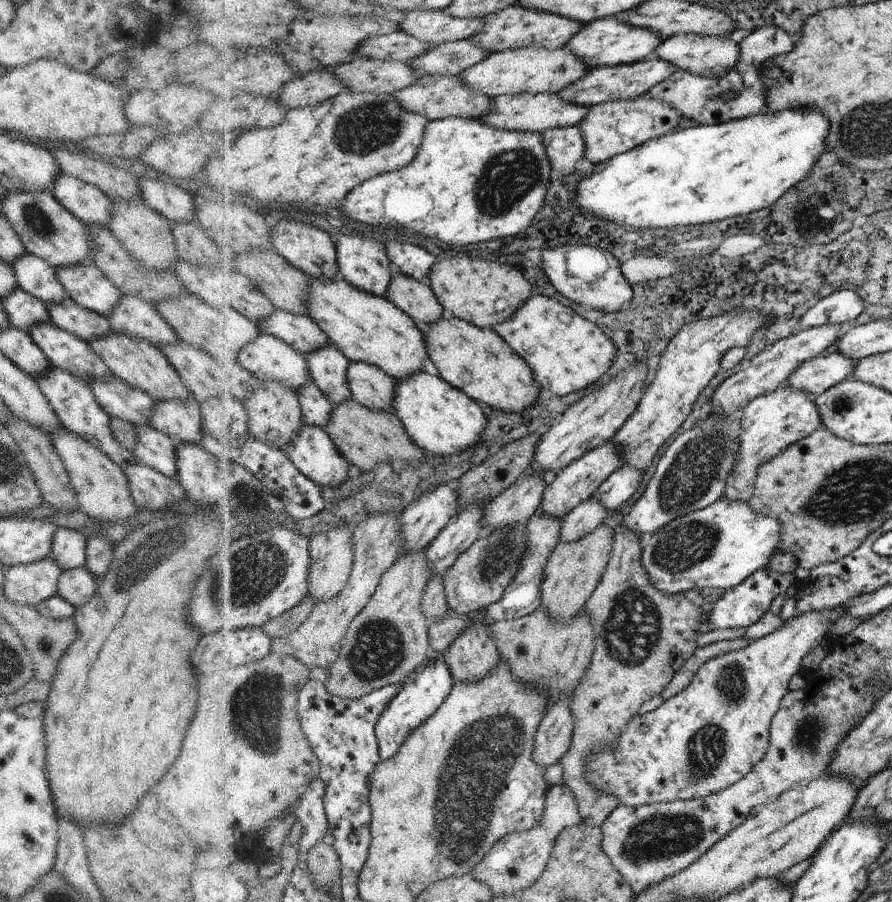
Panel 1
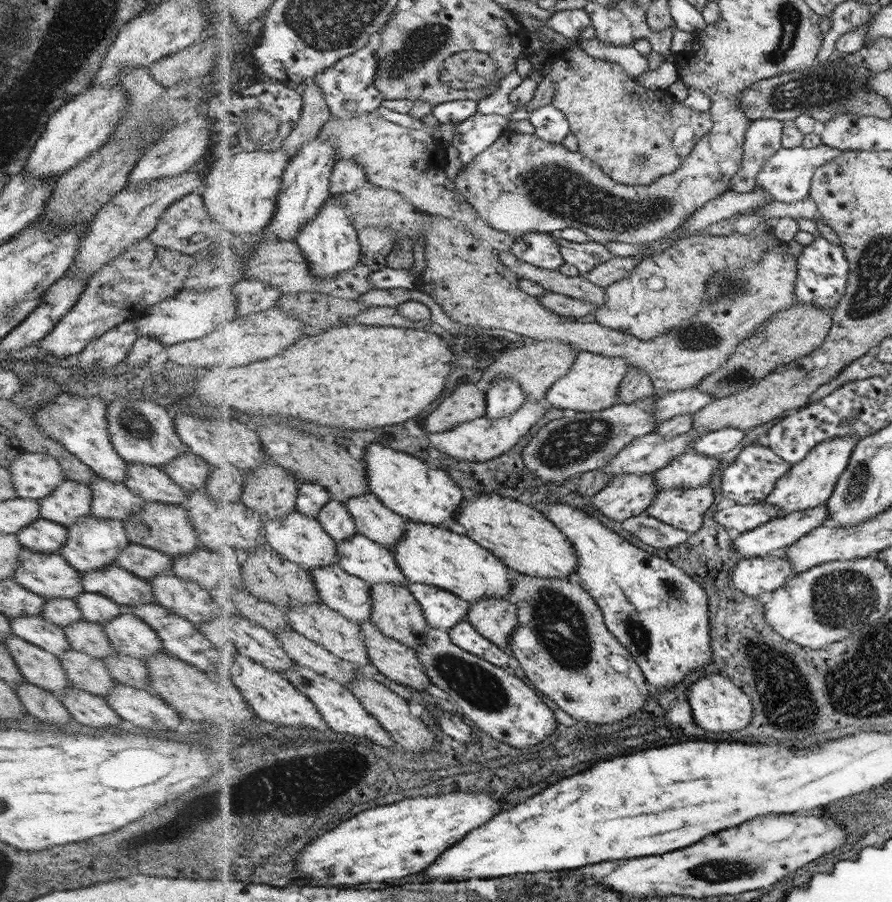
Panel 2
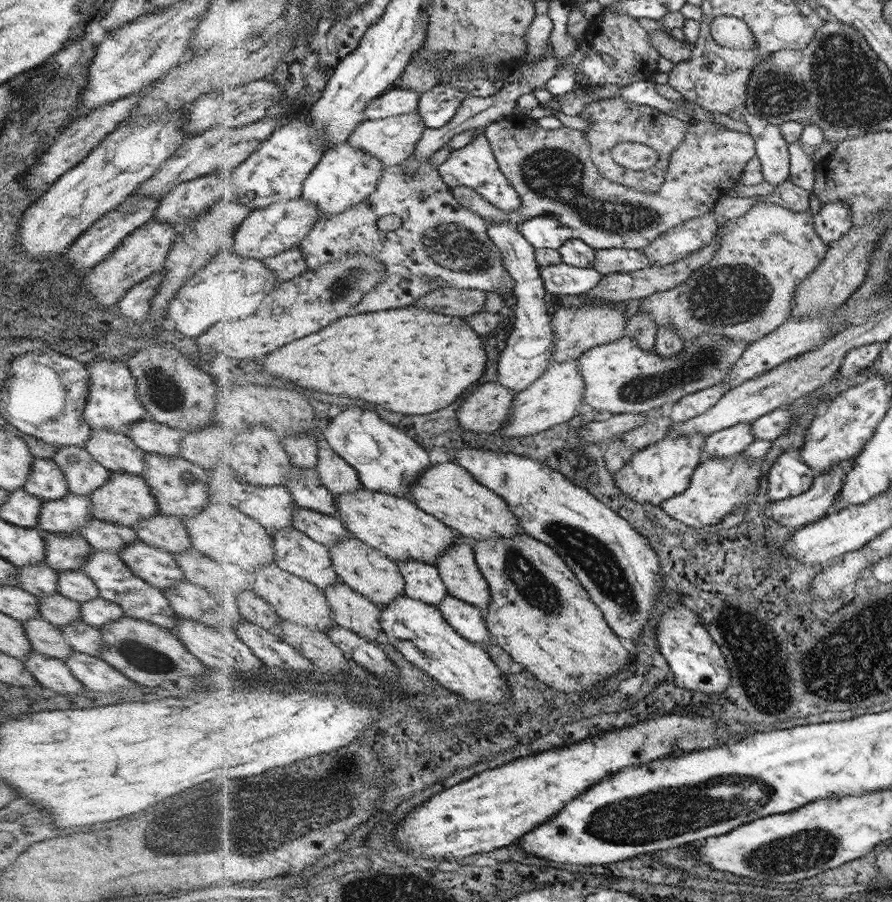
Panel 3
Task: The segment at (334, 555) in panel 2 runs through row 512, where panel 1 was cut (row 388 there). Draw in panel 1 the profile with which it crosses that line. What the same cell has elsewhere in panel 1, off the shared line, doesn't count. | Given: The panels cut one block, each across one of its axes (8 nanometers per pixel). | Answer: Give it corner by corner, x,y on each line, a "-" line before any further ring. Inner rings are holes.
262,332
252,344
249,344
240,354
240,362
253,372
259,379
264,381
278,381
287,384
295,391
300,390
313,378
309,358
298,349
290,346
288,342
277,337
275,334

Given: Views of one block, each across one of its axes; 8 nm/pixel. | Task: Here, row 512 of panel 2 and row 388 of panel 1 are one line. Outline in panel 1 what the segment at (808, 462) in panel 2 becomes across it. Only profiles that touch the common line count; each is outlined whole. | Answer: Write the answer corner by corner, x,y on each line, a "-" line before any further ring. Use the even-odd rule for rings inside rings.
786,385
768,394
751,400
740,412
742,429
738,435
738,464
727,478
724,498
732,501
747,502
753,495
758,470
764,463
778,457
790,445
810,436
822,426
818,404
810,392
795,391

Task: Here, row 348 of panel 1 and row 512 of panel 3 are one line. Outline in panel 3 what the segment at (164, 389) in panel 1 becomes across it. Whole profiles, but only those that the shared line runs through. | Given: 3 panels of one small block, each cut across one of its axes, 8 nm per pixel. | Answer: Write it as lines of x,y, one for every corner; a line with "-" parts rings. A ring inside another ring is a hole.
116,471
111,472
108,482
90,494
92,514
100,520
110,521
124,526
136,526
143,518
152,518
159,513
157,500
143,477
136,474

